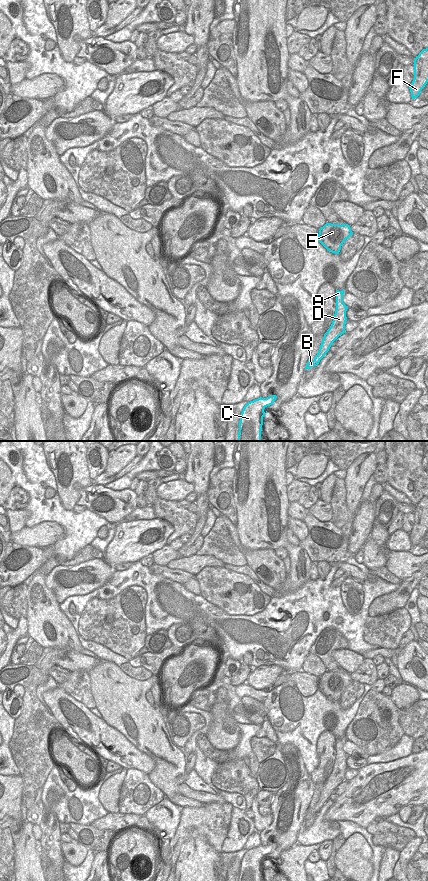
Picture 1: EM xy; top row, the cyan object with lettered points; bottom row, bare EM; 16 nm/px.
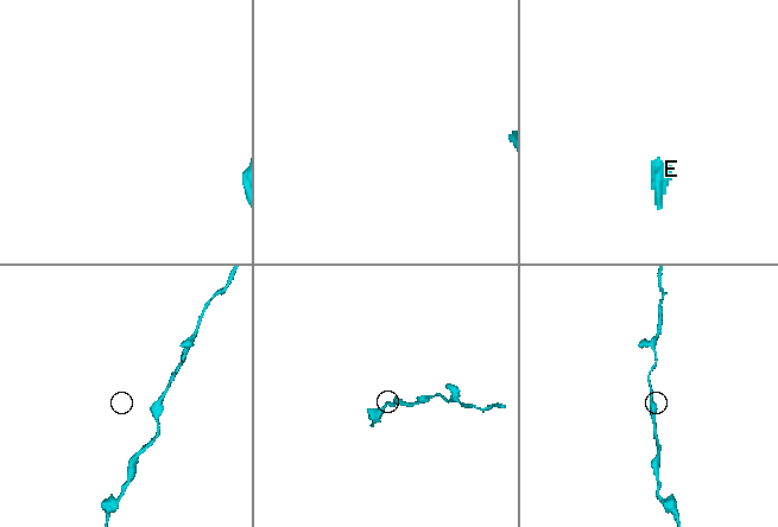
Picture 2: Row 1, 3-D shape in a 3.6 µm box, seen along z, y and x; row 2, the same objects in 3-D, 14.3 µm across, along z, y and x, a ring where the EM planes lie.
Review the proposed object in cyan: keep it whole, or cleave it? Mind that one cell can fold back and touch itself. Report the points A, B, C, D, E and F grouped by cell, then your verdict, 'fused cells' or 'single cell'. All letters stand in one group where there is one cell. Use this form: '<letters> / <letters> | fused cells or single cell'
A B C D E F | single cell

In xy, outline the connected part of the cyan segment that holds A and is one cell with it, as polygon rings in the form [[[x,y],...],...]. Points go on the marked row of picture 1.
[[[344,289],[342,291],[336,290],[336,309],[332,324],[330,328],[327,330],[327,332],[324,334],[319,351],[315,356],[314,360],[310,361],[308,359],[305,370],[317,366],[320,360],[329,351],[333,342],[343,333],[346,333],[345,324],[347,321],[346,311],[348,309],[348,306],[346,306],[343,303],[343,294],[344,294]]]

